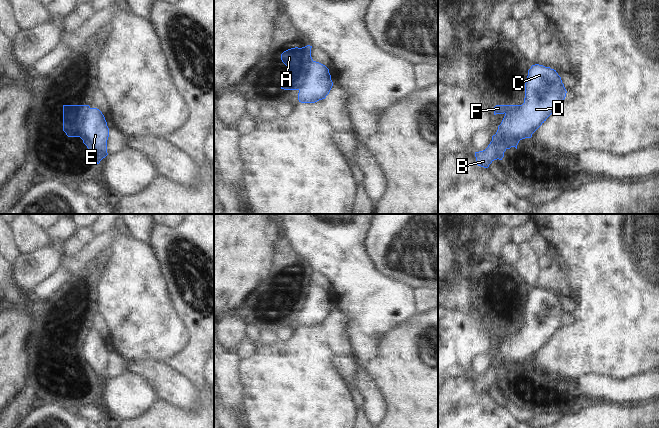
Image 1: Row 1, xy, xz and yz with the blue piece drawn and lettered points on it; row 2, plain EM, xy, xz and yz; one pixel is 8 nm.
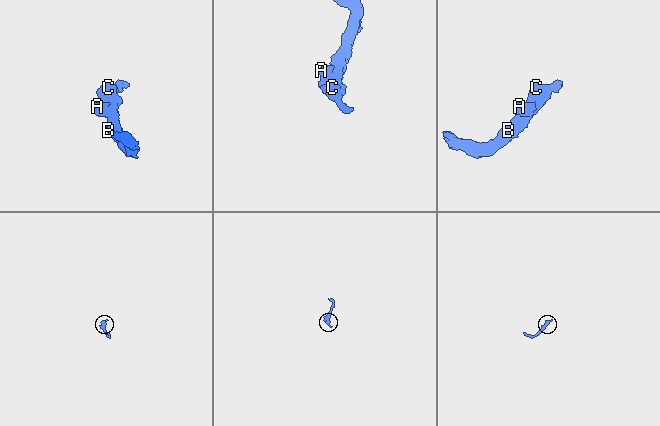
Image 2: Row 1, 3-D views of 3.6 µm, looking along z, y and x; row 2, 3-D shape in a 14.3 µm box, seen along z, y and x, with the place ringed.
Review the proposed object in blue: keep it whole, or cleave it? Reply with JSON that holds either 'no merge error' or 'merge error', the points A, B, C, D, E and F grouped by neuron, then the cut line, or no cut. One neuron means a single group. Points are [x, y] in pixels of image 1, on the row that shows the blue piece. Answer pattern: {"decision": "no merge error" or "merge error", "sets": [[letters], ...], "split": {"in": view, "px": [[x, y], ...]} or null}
{"decision": "no merge error", "sets": [["A", "B", "C", "D", "E", "F"]], "split": null}

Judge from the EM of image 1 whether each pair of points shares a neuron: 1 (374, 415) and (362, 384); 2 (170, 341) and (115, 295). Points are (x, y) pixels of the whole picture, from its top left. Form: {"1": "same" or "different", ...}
{"1": "same", "2": "same"}

